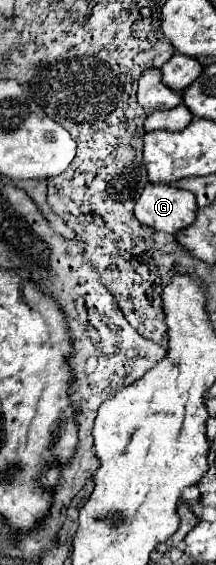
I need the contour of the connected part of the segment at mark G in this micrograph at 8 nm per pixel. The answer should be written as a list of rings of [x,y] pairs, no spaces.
[[[148,183],[134,207],[134,215],[146,227],[164,233],[178,233],[194,223],[196,209],[196,199],[190,191],[174,185]]]

